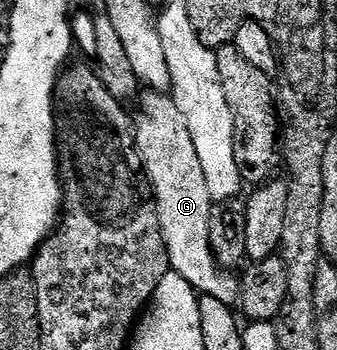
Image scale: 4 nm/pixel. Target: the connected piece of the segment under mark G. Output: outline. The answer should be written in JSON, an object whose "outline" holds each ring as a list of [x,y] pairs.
{"outline":[[[153,90],[144,93],[145,96],[141,95],[138,100],[144,116],[135,117],[134,139],[143,175],[156,202],[160,233],[168,251],[171,271],[182,274],[200,296],[235,305],[240,299],[240,282],[231,271],[224,271],[216,264],[212,253],[209,221],[214,188],[206,182],[206,174],[202,174],[202,162],[198,162],[198,150],[194,150],[194,138],[190,138],[186,118],[182,118],[171,95]]]}

